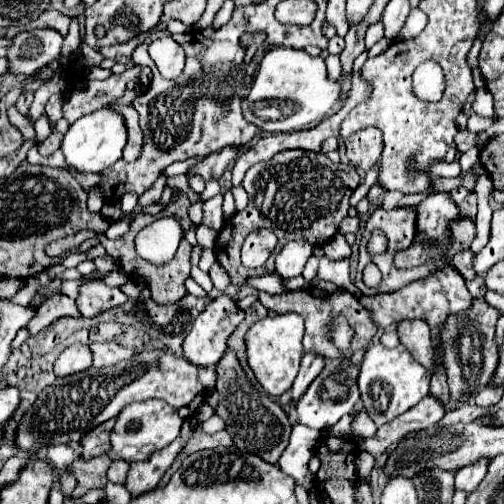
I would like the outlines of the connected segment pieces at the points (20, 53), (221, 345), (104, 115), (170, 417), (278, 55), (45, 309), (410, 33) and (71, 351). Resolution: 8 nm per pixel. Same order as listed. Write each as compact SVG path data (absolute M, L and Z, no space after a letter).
M28 30L20 32L8 48L8 72L32 74L42 66L52 64L60 58L64 36L58 30Z
M218 296L194 320L194 326L182 344L184 358L198 368L214 366L226 350L228 336L242 320L242 310L234 306L234 300Z
M100 108L88 116L76 120L62 140L62 152L66 162L76 172L102 172L122 158L122 150L128 142L128 128L120 112L112 108Z
M164 400L134 402L118 414L118 422L110 434L110 444L120 460L126 460L126 462L146 460L156 450L166 448L180 434L180 426L182 426L182 418Z
M272 48L264 54L248 98L242 102L244 118L266 132L296 132L316 126L342 100L342 86L330 80L322 56L310 56L306 50Z
M56 296L48 302L44 302L38 310L36 316L28 322L26 330L30 336L36 336L40 330L44 330L48 324L52 324L58 316L72 316L72 318L82 318L76 302L68 296Z
M412 8L397 40L409 40L422 32L428 19L420 9Z
M72 344L54 362L54 374L64 378L64 376L70 376L70 374L84 372L90 366L92 366L92 352L90 352L90 348L84 346L84 344Z

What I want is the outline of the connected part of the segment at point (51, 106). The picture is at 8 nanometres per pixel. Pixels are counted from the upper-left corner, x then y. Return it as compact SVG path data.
M60 94L50 96L50 100L46 102L46 114L50 118L50 124L62 118L62 96Z

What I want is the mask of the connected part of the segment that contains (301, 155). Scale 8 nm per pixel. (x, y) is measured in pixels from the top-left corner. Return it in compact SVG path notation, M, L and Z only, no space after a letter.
M282 150L274 158L252 166L244 176L244 190L250 196L246 210L236 212L232 218L224 222L224 228L216 240L216 258L230 274L232 284L242 286L244 280L252 274L260 274L258 270L248 270L240 262L240 246L244 238L256 228L268 228L278 236L278 250L298 238L306 238L310 244L320 246L330 240L340 220L348 214L350 196L360 184L358 172L348 164L334 164L324 152L308 152L308 150Z

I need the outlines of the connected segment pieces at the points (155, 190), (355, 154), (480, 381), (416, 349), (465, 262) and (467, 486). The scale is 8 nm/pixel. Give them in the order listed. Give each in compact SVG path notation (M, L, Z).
M159 176L156 182L144 194L140 195L138 204L148 206L159 203L166 181L167 178L165 176Z
M366 128L352 134L346 142L346 156L352 166L368 172L382 154L382 134L378 128Z
M484 298L472 300L472 308L466 314L448 318L442 332L442 344L444 344L444 366L448 370L448 386L452 400L460 402L460 394L474 396L478 390L490 384L498 366L498 346L494 342L494 328L498 318L500 312L488 306Z
M400 320L398 322L398 338L406 350L430 372L432 368L432 342L430 332L426 332L426 324L422 320Z
M456 254L452 258L452 266L464 276L464 280L474 280L476 278L476 272L472 270L472 262L468 258L464 258L466 254Z
M486 458L460 468L456 472L456 490L462 490L466 494L472 494L478 488L480 480L484 480L486 468L488 468L488 460Z

